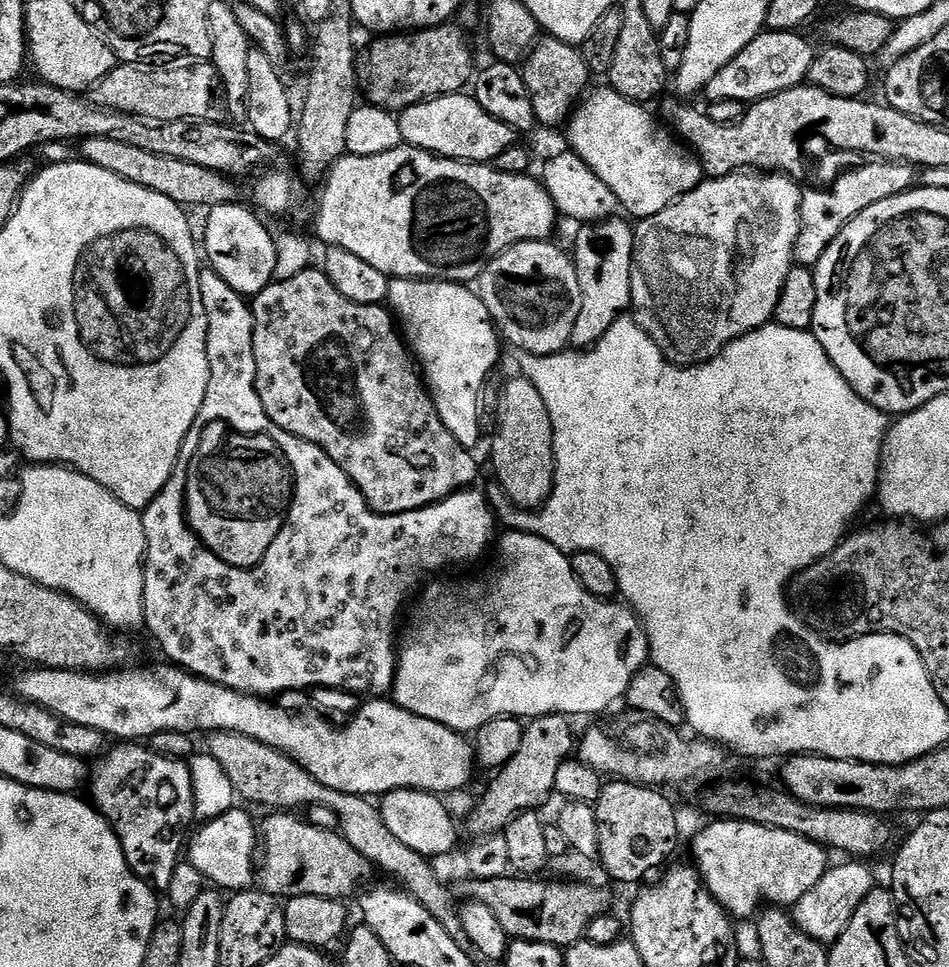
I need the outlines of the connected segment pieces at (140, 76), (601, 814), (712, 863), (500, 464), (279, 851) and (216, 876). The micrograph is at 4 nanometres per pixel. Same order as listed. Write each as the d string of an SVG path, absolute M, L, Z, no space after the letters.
M196 62L191 66L193 68L117 63L115 70L106 74L106 78L102 78L91 89L91 103L111 112L125 112L155 120L158 124L175 120L209 120L215 124L221 123L226 116L226 105L216 68L210 62Z
M619 778L613 779L611 782L605 783L603 787L600 789L600 796L596 799L595 809L596 809L596 817L598 818L598 842L600 843L600 854L598 857L599 863L604 863L604 868L609 872L610 875L613 876L616 880L621 880L624 884L636 884L639 885L641 881L640 879L643 876L648 876L652 871L655 870L656 867L659 866L663 860L668 860L672 856L672 851L675 850L676 846L681 843L679 838L677 823L675 822L675 807L673 802L667 800L666 797L663 796L663 791L657 790L652 786L645 786L642 784L629 784L627 780L621 780Z
M720 818L711 821L690 842L690 848L694 854L693 863L708 892L736 920L752 915L755 917L763 903L783 908L795 906L802 898L802 894L810 894L810 890L821 880L826 871L826 863L824 864L826 852L821 845L814 843L810 838L802 838L797 832L778 830L777 827L762 826L749 820Z
M527 378L512 380L500 396L500 417L496 420L496 437L492 440L492 468L500 479L503 495L521 510L536 510L543 505L552 492L552 483L556 473L556 459L552 449L552 423L542 402L542 394Z
M284 810L269 816L264 828L262 824L262 855L258 860L258 884L263 891L277 898L317 896L347 901L365 887L364 879L374 868L339 831L319 828Z
M234 806L226 814L199 826L201 828L193 834L192 841L188 844L187 863L193 864L202 873L205 881L217 889L251 889L254 884L254 857L258 852L257 825L256 828L252 825L251 818L240 809L240 806Z

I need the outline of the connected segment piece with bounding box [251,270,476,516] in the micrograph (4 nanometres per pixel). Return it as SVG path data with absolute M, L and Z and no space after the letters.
M309 270L302 274L294 274L294 278L276 280L259 292L251 301L251 305L254 318L256 389L258 398L262 398L262 406L266 414L278 426L282 426L282 430L321 448L352 479L352 483L363 494L365 502L374 512L380 513L381 516L413 512L419 508L437 504L439 500L453 496L455 492L471 489L475 485L472 484L476 480L476 460L472 457L473 453L462 447L454 438L454 434L450 434L450 430L446 430L436 404L414 363L414 357L398 331L397 321L387 307L350 302L332 285L330 278L323 270L316 270L316 272Z

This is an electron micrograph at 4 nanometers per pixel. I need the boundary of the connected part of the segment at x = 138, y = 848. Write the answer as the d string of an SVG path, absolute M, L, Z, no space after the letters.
M120 742L115 746L117 748L109 747L95 761L96 768L94 764L94 775L90 780L91 803L98 809L100 815L116 829L116 834L121 844L124 845L124 857L131 862L133 872L143 874L142 879L149 888L166 890L170 886L168 860L177 859L175 858L174 838L181 834L181 829L186 827L191 820L197 819L190 770L185 761L166 758L140 742Z

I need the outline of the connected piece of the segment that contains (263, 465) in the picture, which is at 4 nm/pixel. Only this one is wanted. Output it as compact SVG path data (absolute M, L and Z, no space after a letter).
M217 422L202 430L202 442L190 462L184 491L184 515L189 529L195 532L201 545L213 552L224 564L235 568L254 568L274 546L274 538L282 530L292 508L294 481L282 450L265 436L243 436Z

